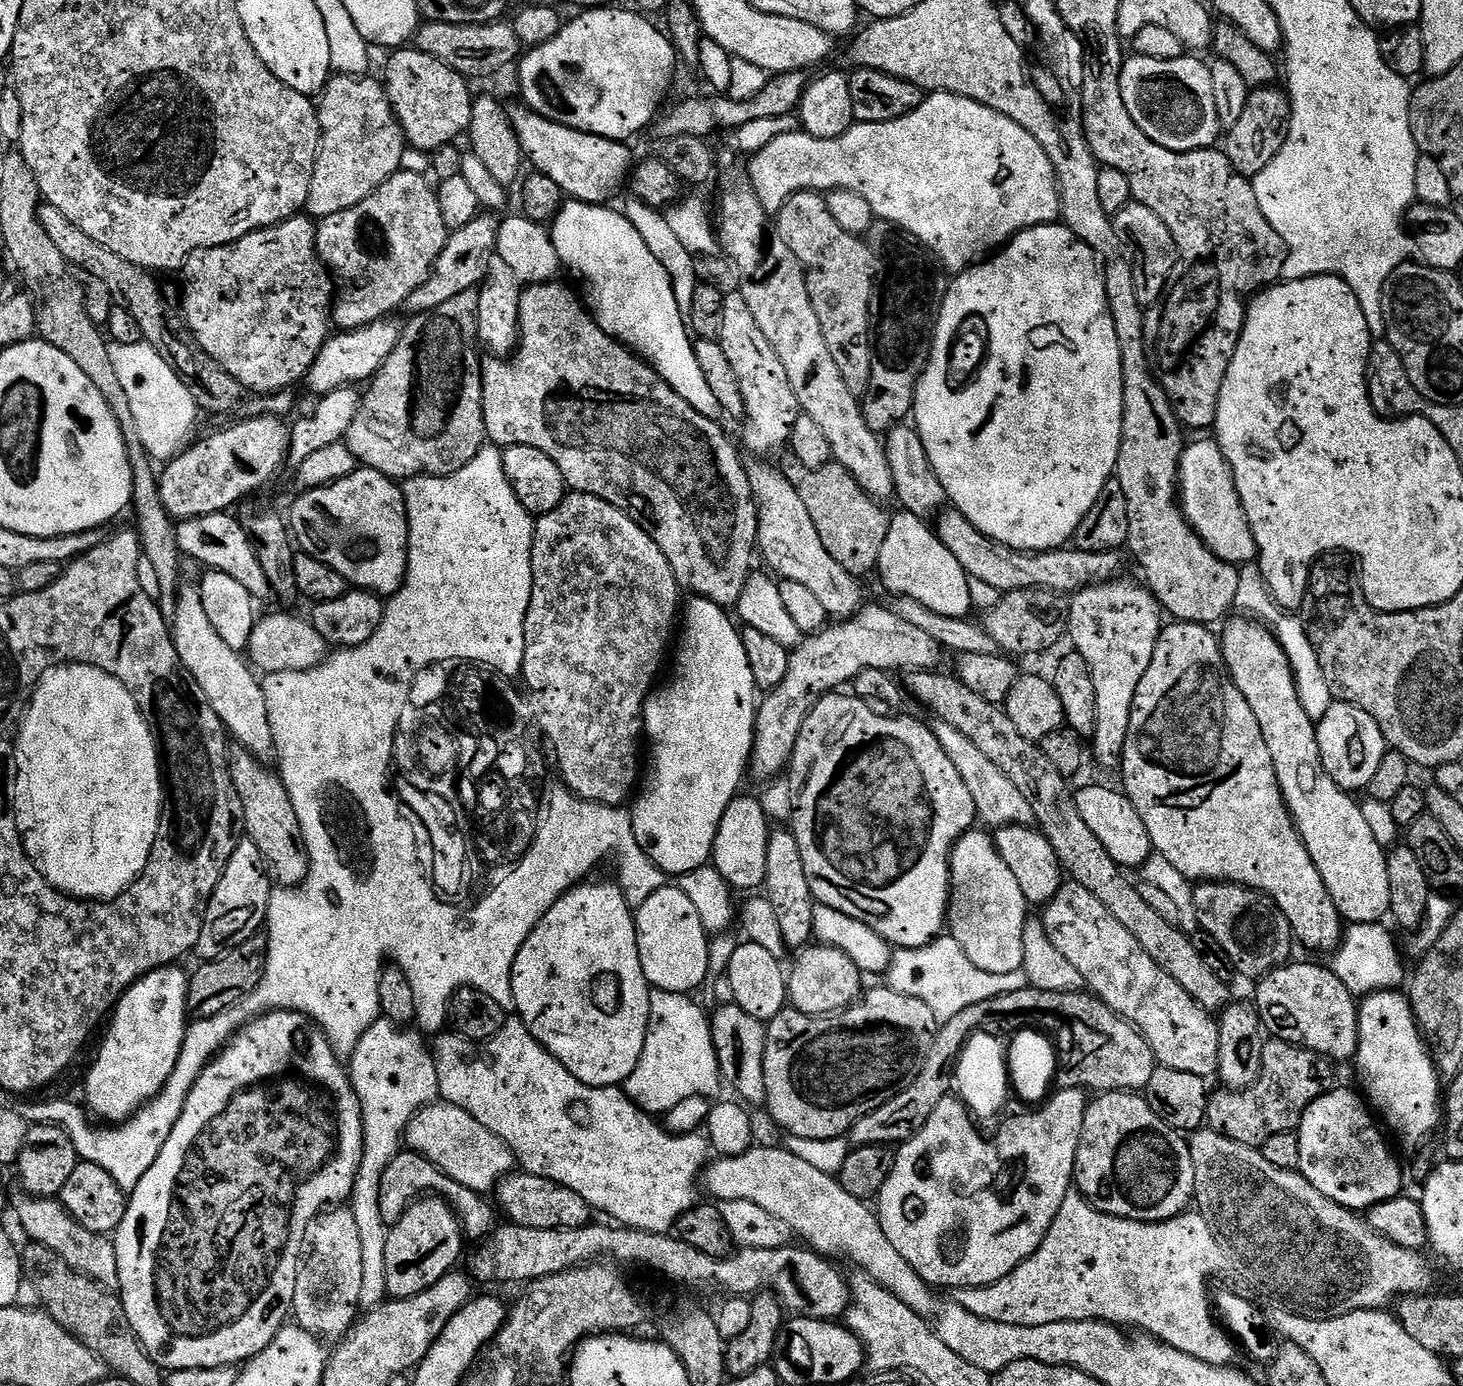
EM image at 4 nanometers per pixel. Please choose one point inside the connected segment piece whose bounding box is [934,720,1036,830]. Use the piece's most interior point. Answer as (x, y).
(998, 802)

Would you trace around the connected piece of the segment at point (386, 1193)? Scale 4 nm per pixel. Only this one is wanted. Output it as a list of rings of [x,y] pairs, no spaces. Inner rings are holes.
[[[402,1150],[386,1166],[386,1174],[382,1174],[382,1190],[378,1198],[378,1206],[382,1208],[382,1222],[394,1225],[398,1218],[409,1208],[415,1200],[427,1197],[429,1194],[435,1194],[437,1197],[447,1200],[452,1211],[460,1220],[460,1227],[464,1229],[464,1235],[469,1241],[476,1240],[480,1242],[493,1231],[492,1208],[493,1205],[487,1204],[485,1197],[479,1192],[470,1190],[458,1182],[454,1182],[434,1162],[422,1158],[418,1153],[411,1150]]]

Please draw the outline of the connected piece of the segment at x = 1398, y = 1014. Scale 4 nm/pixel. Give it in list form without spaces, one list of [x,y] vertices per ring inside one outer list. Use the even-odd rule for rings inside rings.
[[[1393,990],[1391,992],[1373,992],[1371,996],[1363,997],[1358,1004],[1360,1010],[1360,1041],[1358,1042],[1358,1050],[1354,1057],[1354,1065],[1356,1064],[1356,1072],[1360,1075],[1359,1087],[1362,1089],[1363,1095],[1366,1097],[1367,1103],[1378,1113],[1379,1119],[1385,1125],[1389,1124],[1394,1131],[1400,1135],[1400,1140],[1408,1148],[1416,1148],[1432,1131],[1439,1129],[1442,1124],[1442,1080],[1436,1070],[1436,1063],[1432,1060],[1432,1053],[1428,1050],[1428,1045],[1424,1043],[1424,1035],[1420,1032],[1420,1025],[1416,1023],[1416,1015],[1412,1009],[1412,1003],[1408,1001],[1407,995],[1403,991]]]

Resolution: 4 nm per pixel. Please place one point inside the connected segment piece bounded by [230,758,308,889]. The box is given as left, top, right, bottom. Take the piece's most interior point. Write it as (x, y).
(270, 821)

